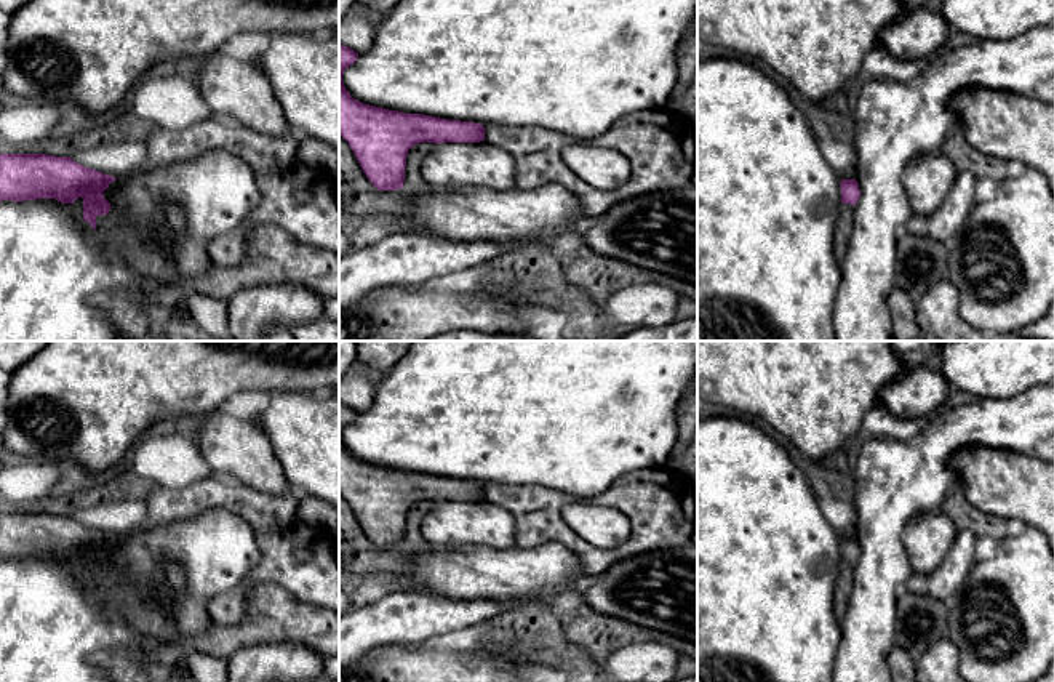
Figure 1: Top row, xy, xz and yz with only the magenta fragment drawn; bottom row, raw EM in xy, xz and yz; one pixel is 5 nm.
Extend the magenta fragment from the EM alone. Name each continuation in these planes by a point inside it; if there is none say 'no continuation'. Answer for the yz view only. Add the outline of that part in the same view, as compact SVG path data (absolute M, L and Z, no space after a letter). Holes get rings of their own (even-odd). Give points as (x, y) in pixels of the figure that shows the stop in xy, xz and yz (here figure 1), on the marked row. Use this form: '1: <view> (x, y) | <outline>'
1: yz (843, 228) | M841 203L840 211L838 211L833 243L835 243L835 258L840 266L844 259L848 245L851 240L851 234L854 227L854 211L856 211L856 205L849 205L849 203Z

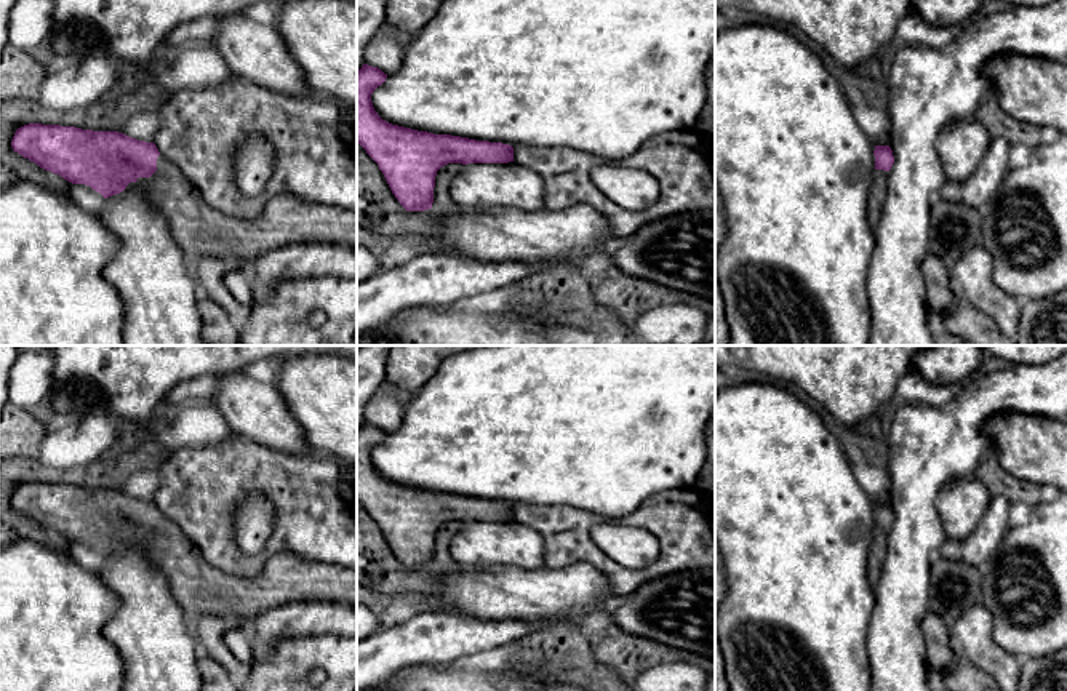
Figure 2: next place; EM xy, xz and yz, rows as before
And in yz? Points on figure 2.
1: yz (877, 194) | M875 170L873 178L872 178L867 210L869 210L869 224L873 232L878 226L881 211L885 206L885 200L888 194L888 178L889 178L889 171L883 171L883 170Z

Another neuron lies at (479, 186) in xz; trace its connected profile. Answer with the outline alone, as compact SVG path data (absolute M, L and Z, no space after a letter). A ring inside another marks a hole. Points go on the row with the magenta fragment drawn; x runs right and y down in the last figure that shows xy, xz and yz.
M515 162L464 165L450 195L464 211L541 211L545 203L542 178Z

